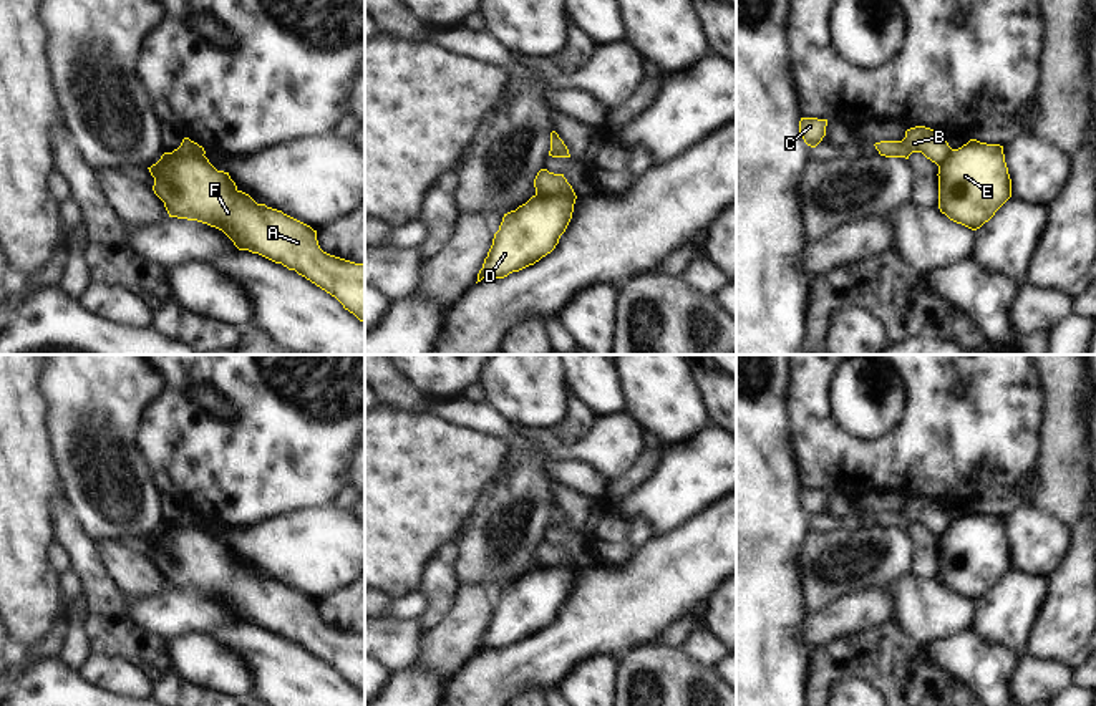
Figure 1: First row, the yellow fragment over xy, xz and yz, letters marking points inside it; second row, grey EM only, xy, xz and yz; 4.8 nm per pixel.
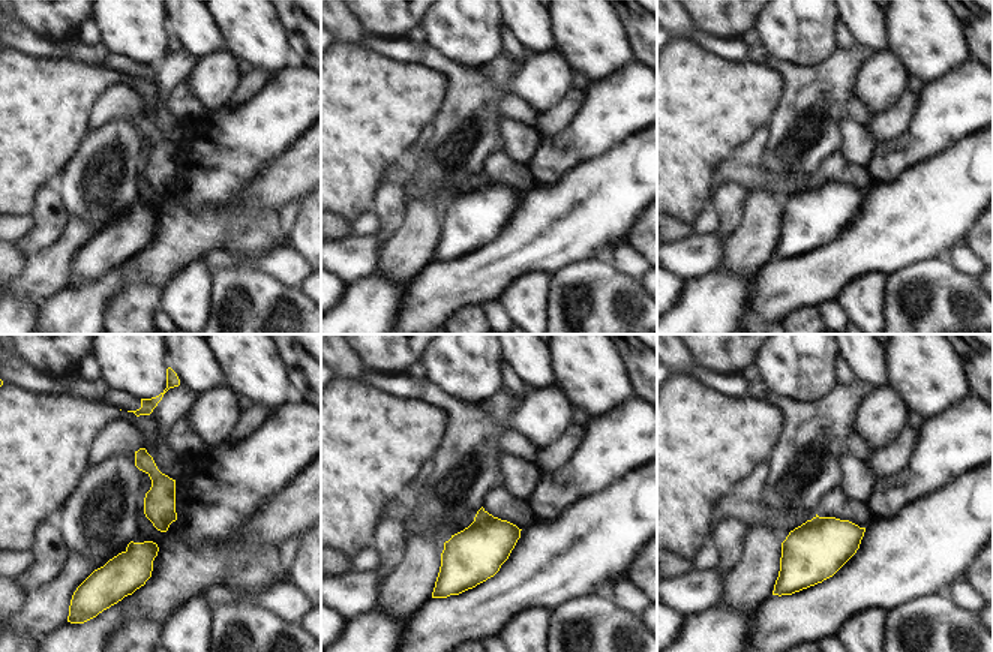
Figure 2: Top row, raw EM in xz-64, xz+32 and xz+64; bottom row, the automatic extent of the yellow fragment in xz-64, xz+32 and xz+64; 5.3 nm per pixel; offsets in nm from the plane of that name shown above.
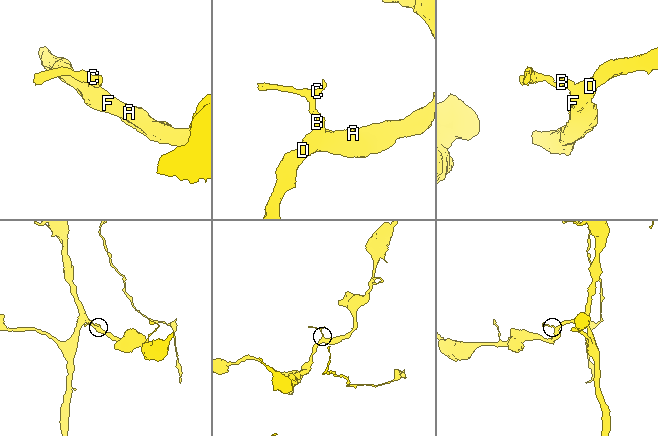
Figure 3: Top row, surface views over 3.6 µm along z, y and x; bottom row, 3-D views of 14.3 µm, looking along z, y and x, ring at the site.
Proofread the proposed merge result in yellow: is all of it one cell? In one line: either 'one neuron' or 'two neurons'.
two neurons

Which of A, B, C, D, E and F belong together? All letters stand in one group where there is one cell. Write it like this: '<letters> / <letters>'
A D E F / B C

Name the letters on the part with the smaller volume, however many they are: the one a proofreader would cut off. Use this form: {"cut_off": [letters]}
{"cut_off": ["B", "C"]}

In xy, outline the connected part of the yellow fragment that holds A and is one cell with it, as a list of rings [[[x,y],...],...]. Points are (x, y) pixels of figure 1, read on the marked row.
[[[164,152],[148,169],[154,177],[153,191],[169,217],[222,230],[239,250],[295,270],[365,323],[365,264],[323,252],[317,230],[282,210],[257,204],[237,189],[229,172],[217,171],[206,156]]]

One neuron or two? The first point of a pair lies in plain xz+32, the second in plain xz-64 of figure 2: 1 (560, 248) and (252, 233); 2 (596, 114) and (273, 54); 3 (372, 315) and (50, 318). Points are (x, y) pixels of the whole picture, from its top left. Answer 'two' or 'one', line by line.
1: two
2: two
3: two

